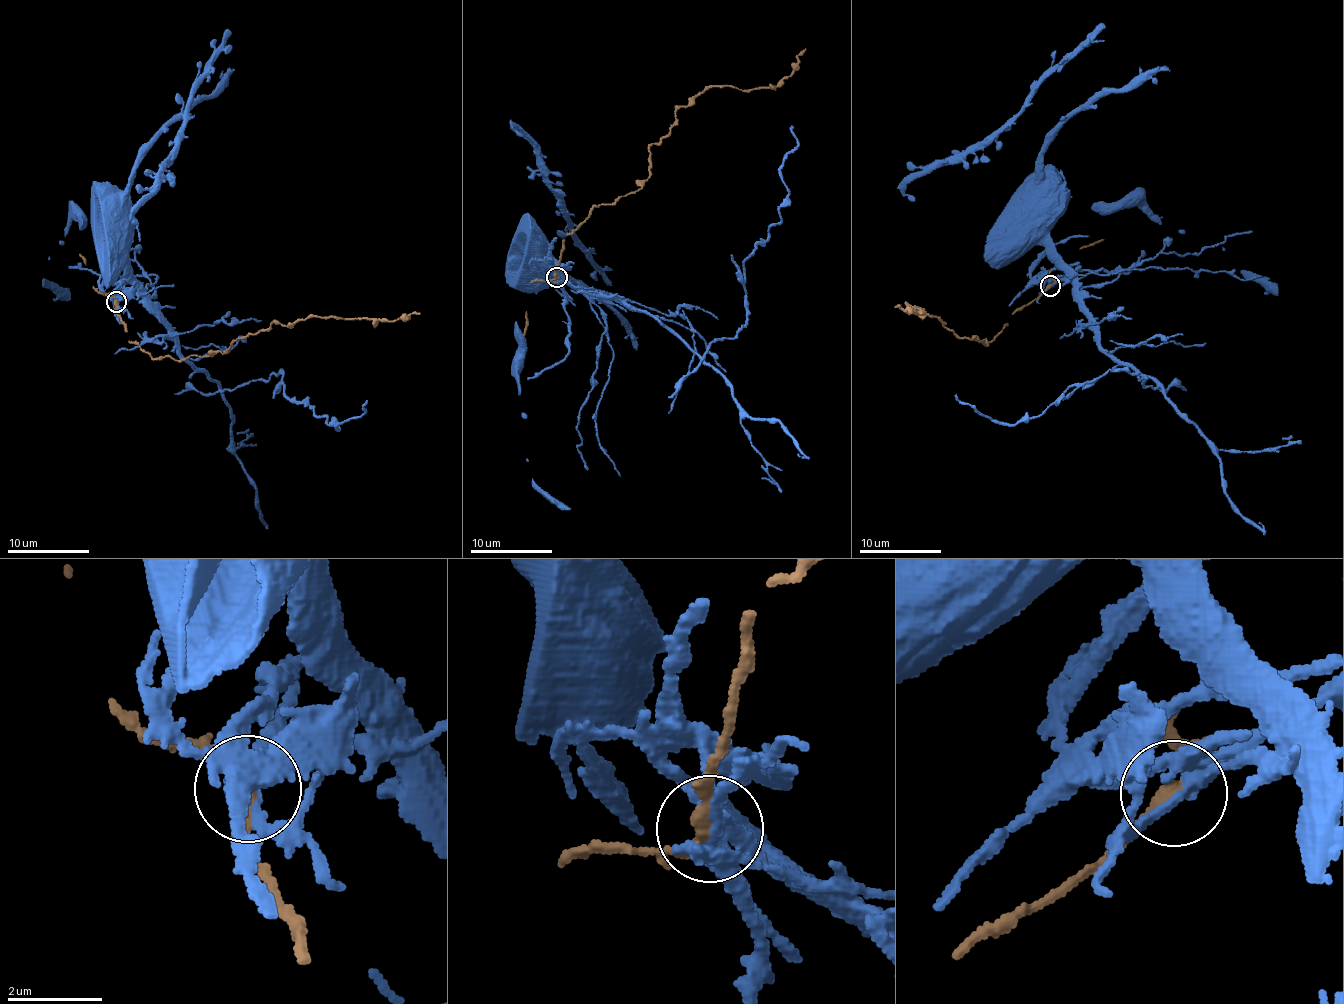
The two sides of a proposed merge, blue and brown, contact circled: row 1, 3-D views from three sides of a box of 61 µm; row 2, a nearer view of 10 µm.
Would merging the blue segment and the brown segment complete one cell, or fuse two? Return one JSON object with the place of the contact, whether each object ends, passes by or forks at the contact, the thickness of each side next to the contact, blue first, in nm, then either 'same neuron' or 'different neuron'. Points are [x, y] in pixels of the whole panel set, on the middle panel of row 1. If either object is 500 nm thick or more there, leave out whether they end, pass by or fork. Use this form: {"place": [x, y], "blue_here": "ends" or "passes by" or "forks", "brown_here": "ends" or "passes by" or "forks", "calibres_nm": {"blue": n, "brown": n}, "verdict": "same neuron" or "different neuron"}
{"place": [557, 277], "blue_here": "passes by", "brown_here": "passes by", "calibres_nm": {"blue": 280, "brown": 280}, "verdict": "different neuron"}

